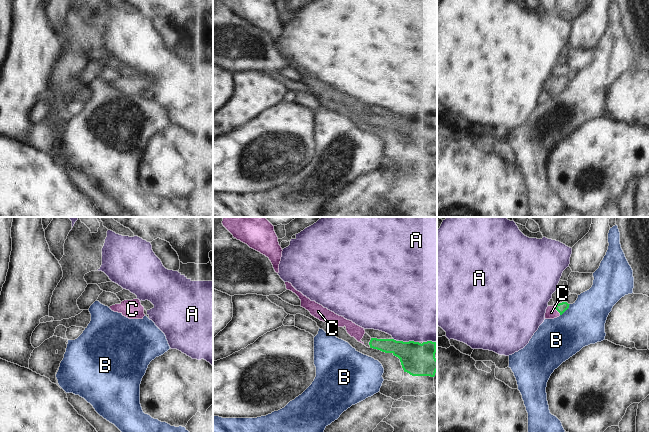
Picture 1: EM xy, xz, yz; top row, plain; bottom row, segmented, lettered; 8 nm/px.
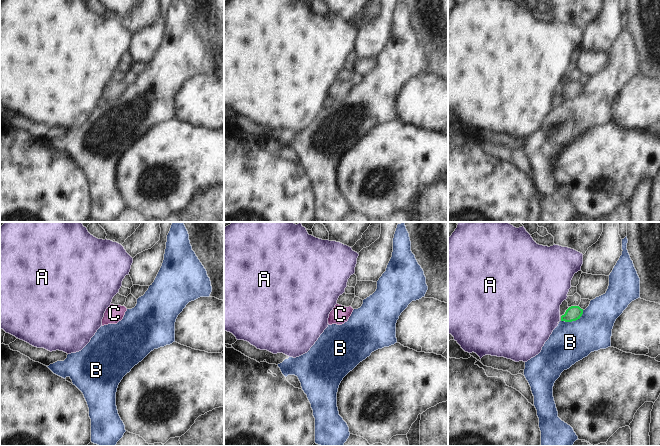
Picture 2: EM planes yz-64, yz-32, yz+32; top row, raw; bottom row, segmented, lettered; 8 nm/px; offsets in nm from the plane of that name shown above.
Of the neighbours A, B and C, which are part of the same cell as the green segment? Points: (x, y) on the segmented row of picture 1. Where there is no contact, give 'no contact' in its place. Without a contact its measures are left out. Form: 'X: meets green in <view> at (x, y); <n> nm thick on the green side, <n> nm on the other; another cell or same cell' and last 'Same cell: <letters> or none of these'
A: meets green in xz at (406, 342); 260 nm thick on the green side, 480 nm on the other; another cell
B: meets green in yz at (565, 310); 80 nm thick on the green side, 360 nm on the other; another cell
C: meets green in yz at (556, 309); 80 nm thick on the green side, 90 nm on the other; same cell
Same cell: C

